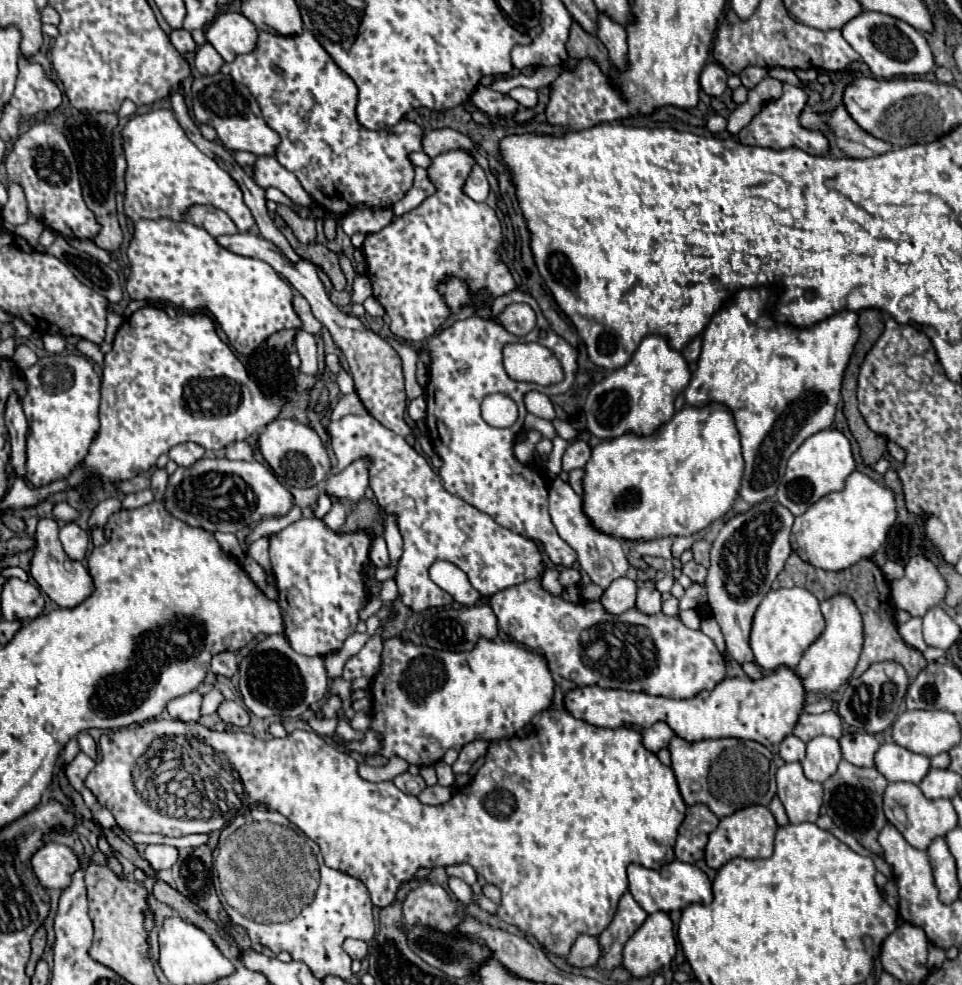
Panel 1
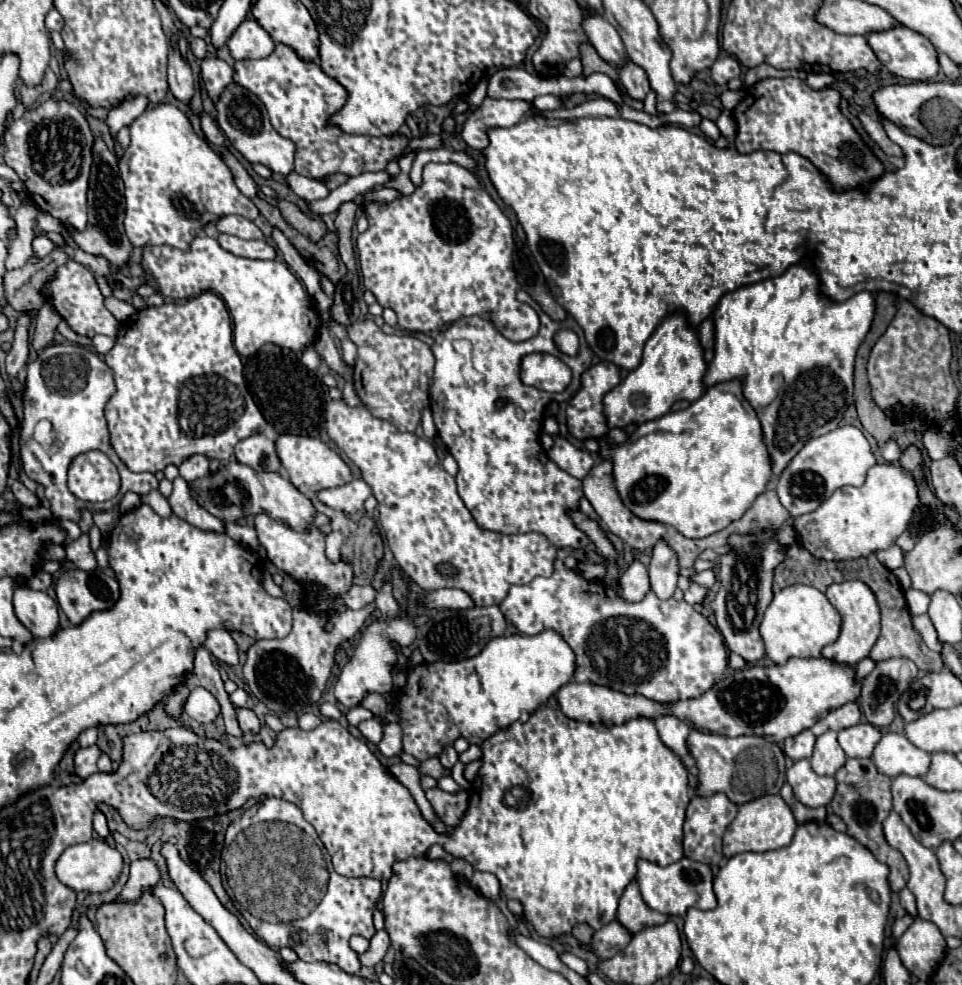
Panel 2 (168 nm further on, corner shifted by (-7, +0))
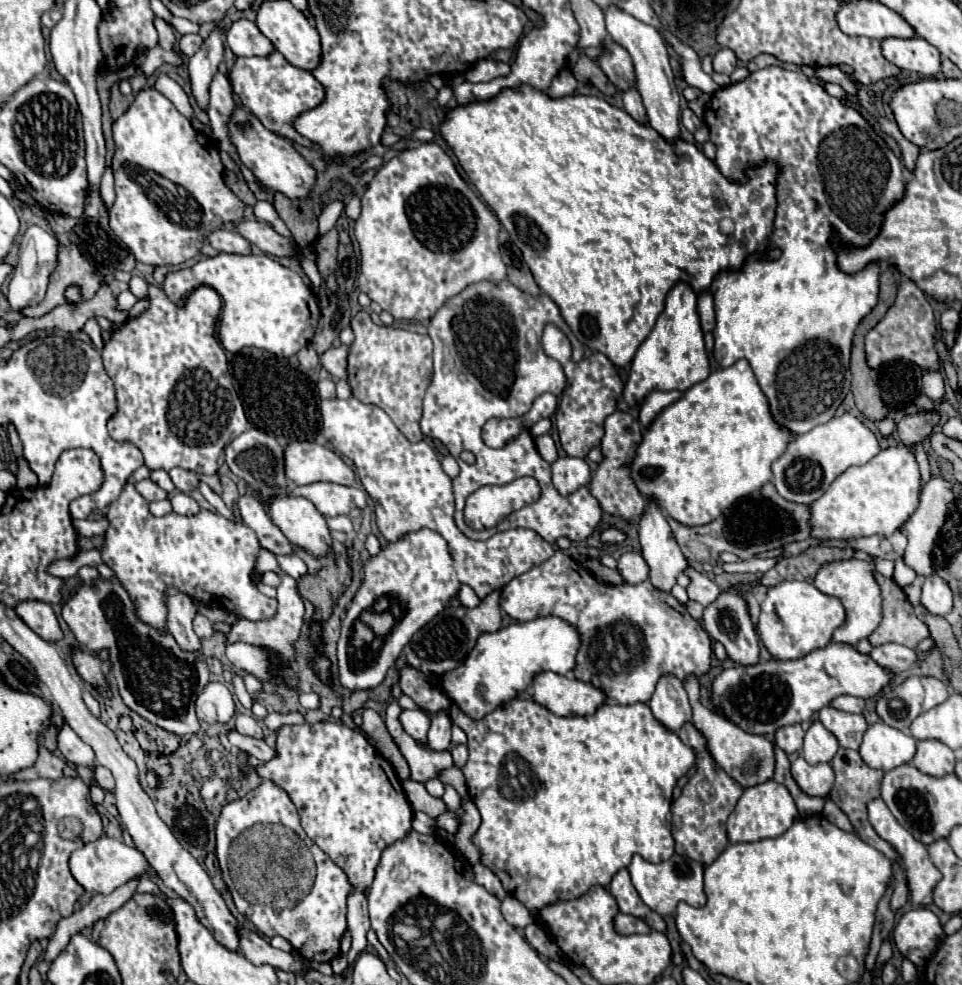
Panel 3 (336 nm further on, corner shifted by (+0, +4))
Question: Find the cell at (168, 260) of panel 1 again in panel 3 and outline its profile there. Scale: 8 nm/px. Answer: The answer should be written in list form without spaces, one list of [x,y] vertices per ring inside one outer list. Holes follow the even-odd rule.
[[[217,254],[199,260],[193,268],[167,272],[163,282],[163,292],[173,300],[185,298],[197,286],[211,286],[223,298],[221,318],[219,318],[219,340],[229,352],[239,352],[241,348],[255,346],[273,352],[275,356],[293,356],[303,346],[313,340],[315,328],[319,324],[319,302],[315,300],[311,288],[303,278],[281,266],[275,258],[267,254]]]

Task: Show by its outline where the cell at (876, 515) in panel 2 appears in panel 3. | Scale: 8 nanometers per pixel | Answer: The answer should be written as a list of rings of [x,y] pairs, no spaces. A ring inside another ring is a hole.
[[[905,446],[881,450],[865,466],[847,468],[811,508],[811,538],[849,540],[863,536],[891,536],[919,506],[921,476],[915,456]]]

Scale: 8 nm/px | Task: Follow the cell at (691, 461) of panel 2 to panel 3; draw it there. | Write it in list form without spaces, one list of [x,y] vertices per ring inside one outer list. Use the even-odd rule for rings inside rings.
[[[747,360],[715,370],[683,398],[667,406],[643,428],[629,476],[647,500],[655,500],[683,526],[703,526],[721,516],[735,500],[771,480],[771,464],[793,436],[775,424],[765,394]]]

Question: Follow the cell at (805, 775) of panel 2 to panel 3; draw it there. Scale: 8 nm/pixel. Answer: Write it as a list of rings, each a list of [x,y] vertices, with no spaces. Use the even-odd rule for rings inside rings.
[[[799,756],[795,762],[791,762],[791,774],[807,796],[829,796],[833,786],[833,770],[829,764],[811,766],[803,756]]]

